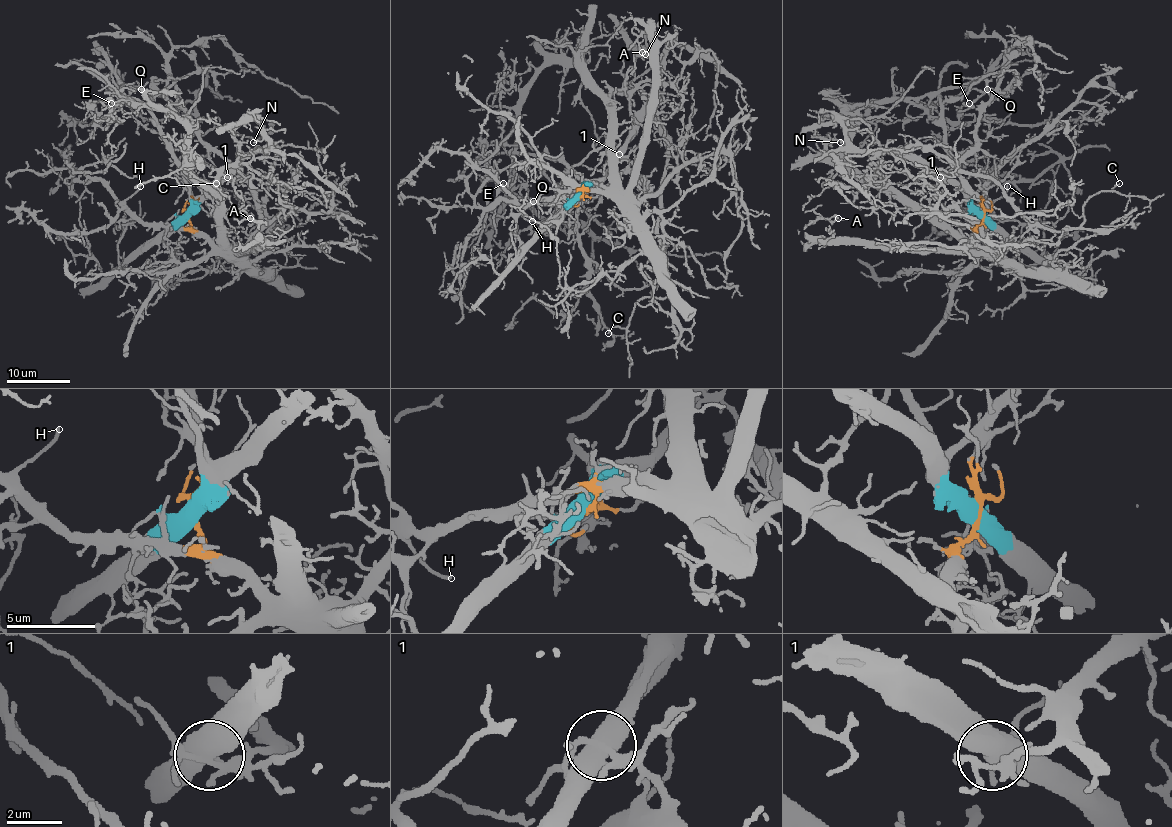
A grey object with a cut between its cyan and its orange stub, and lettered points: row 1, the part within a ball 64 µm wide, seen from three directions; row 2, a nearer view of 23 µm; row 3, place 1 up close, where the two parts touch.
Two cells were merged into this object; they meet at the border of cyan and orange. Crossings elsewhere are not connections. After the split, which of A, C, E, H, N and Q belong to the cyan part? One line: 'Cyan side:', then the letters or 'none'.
Cyan side: C, N

